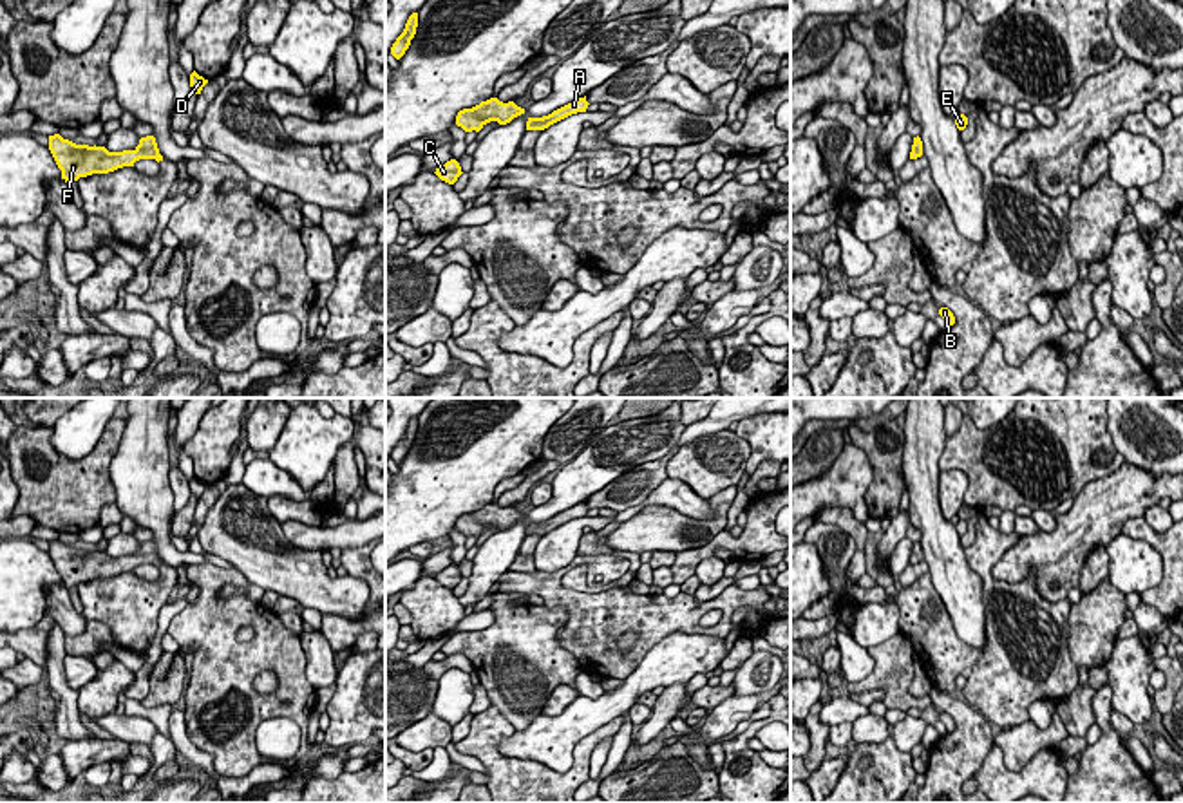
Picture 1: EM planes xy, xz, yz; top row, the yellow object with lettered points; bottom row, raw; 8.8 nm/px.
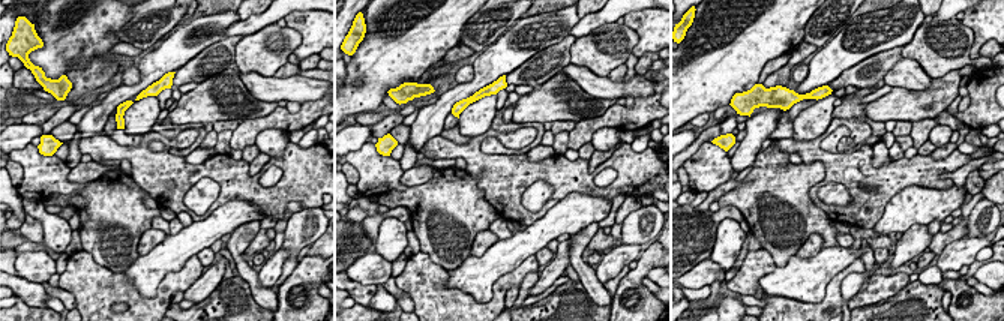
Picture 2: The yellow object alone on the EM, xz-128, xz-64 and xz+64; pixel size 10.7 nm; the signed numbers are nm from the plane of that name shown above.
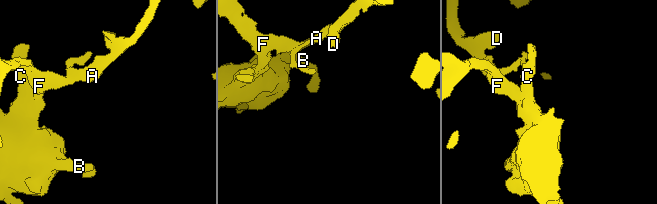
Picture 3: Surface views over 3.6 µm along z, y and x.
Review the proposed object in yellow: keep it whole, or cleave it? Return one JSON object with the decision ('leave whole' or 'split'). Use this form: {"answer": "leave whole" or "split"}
{"answer": "leave whole"}

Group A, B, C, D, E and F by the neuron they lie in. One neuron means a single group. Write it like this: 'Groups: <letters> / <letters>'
Groups: A B C D E F

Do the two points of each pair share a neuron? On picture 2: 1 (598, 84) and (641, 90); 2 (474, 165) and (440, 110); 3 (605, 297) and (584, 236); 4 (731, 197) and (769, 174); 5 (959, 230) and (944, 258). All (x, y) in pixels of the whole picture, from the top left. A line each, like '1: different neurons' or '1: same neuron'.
1: same neuron
2: different neurons
3: same neuron
4: same neuron
5: different neurons

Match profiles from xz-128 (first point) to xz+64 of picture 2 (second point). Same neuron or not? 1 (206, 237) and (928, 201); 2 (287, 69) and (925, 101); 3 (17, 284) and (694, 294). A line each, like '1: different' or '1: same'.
1: same
2: same
3: same

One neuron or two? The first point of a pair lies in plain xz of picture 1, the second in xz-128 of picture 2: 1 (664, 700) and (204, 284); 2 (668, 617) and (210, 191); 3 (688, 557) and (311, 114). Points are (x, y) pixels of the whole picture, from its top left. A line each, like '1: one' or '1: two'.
1: one
2: two
3: one

